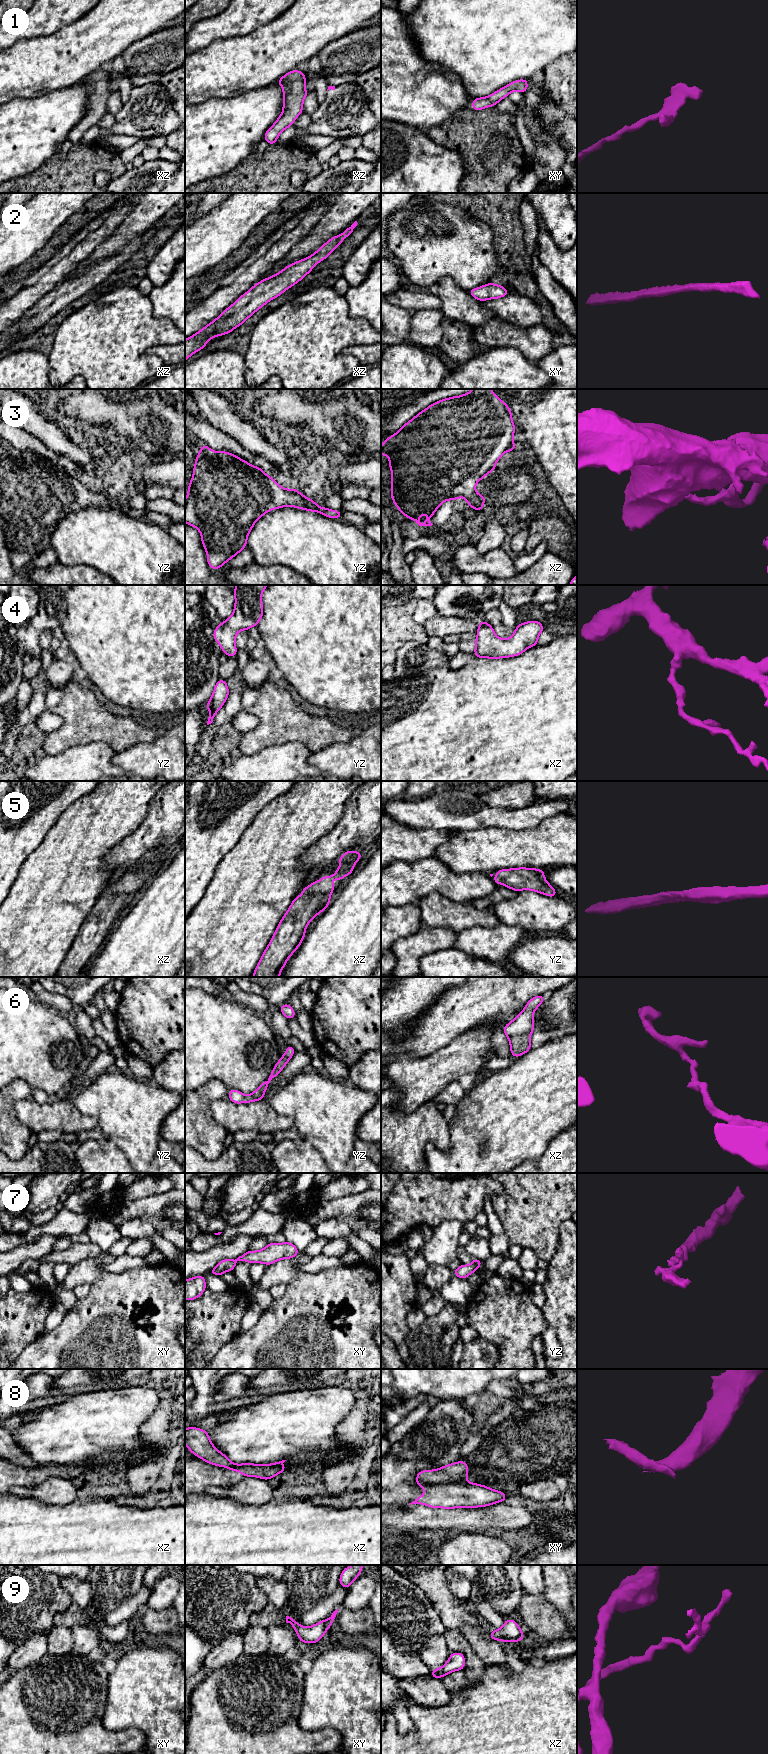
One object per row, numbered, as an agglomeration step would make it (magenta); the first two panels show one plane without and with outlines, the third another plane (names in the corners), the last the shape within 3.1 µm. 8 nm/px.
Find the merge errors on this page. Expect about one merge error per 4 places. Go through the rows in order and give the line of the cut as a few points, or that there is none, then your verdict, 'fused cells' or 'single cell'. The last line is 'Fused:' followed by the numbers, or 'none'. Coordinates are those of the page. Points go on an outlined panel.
1: cut none; single cell
2: cut none; single cell
3: cut none; single cell
4: cut none; single cell
5: cut none; single cell
6: cut none; single cell
7: cut xy (233, 1260), (235, 1263); fused cells
8: cut xy (462, 1480), (421, 1486); fused cells
9: cut none; single cell
Fused: 7, 8

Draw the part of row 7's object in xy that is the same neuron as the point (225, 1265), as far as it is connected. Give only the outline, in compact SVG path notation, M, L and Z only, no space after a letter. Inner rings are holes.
M224 1259L220 1261L210 1272L209 1274L221 1276L227 1271L233 1271L235 1268L235 1261L231 1259Z

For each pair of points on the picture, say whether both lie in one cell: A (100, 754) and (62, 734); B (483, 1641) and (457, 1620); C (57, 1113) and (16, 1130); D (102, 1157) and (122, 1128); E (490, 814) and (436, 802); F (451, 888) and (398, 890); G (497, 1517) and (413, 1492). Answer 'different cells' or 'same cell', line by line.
A: different cells
B: different cells
C: different cells
D: different cells
E: same cell
F: same cell
G: different cells

